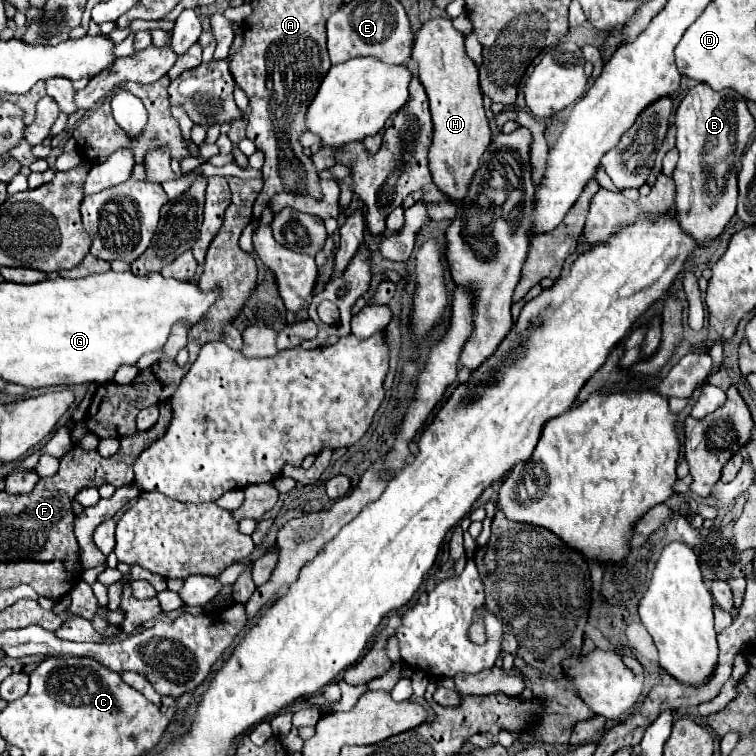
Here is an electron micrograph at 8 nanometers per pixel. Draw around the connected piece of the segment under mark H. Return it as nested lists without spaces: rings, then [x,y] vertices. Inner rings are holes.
[[[430,18],[414,34],[412,60],[418,64],[418,78],[430,98],[434,120],[434,144],[430,146],[430,172],[436,186],[450,198],[466,196],[468,184],[478,170],[480,158],[490,144],[490,126],[482,108],[478,68],[468,58],[464,34],[452,26],[450,18]]]

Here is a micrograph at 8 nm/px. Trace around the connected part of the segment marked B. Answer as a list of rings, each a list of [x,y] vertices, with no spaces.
[[[696,84],[676,110],[676,148],[680,160],[672,178],[678,182],[678,222],[698,242],[718,238],[730,218],[736,214],[736,174],[740,158],[754,132],[754,118],[746,106],[746,98],[734,90],[714,92],[708,84]]]

